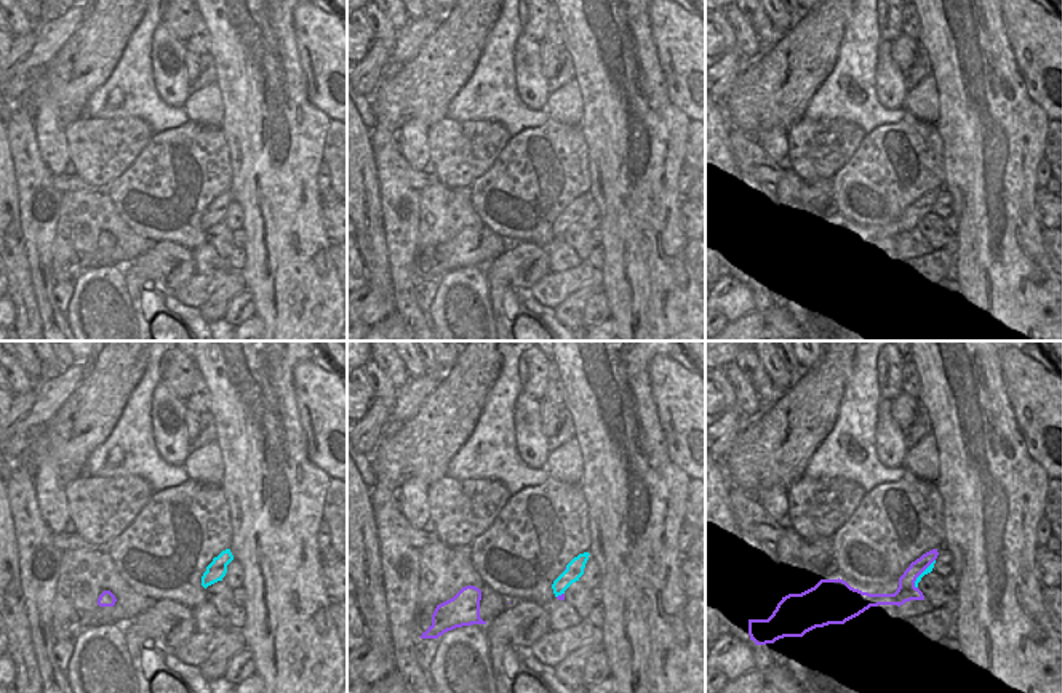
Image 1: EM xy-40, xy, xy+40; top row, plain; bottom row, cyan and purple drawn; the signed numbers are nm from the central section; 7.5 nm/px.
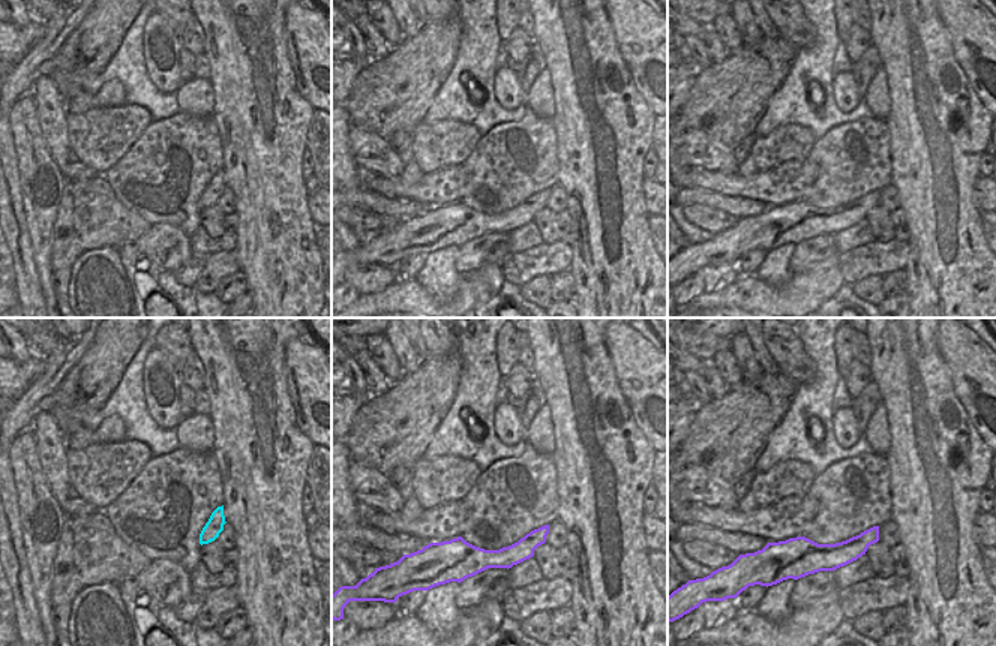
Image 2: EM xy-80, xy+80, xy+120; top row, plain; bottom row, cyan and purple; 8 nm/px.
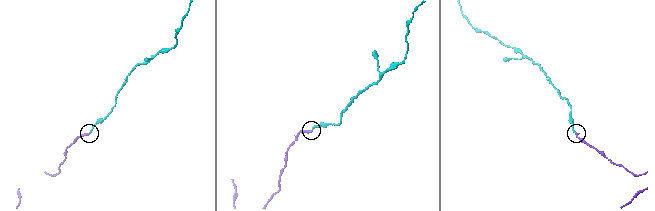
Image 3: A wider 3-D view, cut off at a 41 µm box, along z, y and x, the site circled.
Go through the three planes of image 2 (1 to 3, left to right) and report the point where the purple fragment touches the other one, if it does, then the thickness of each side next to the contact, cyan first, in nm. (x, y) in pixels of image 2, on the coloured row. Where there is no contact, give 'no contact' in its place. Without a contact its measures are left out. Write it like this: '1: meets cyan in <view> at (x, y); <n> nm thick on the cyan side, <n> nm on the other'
1: no contact
2: no contact
3: no contact

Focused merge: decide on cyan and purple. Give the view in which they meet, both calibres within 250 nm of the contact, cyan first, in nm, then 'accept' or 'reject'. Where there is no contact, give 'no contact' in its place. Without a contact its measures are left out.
xy+40 | 50/140 nm | accept

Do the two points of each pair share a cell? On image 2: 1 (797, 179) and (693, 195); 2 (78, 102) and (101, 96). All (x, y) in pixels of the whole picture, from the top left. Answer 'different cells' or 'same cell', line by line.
1: different cells
2: same cell

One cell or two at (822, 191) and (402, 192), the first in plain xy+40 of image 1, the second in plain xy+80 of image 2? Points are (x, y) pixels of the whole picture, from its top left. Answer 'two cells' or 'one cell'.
one cell

